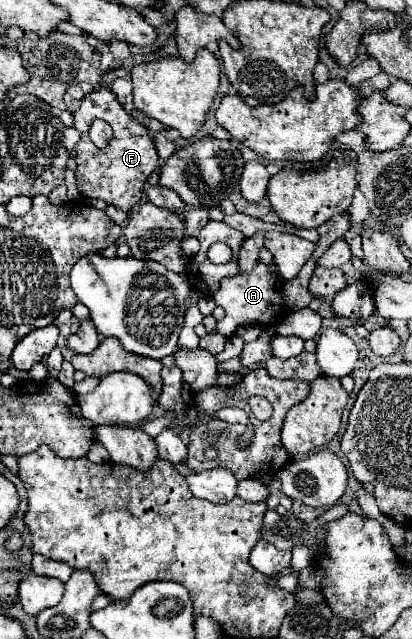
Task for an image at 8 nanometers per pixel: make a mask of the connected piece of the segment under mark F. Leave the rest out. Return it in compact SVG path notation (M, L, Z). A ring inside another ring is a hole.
M104 85L80 101L78 111L74 113L74 127L82 133L82 139L78 141L74 149L76 157L80 159L76 161L78 163L76 167L78 191L84 197L96 197L96 199L106 201L108 205L130 211L142 197L144 181L154 169L158 169L158 153L154 147L154 139L150 135L150 129L138 123L132 115L128 115L126 109L116 99L116 95ZM94 119L102 119L114 129L114 137L104 149L98 149L88 139L88 129Z

